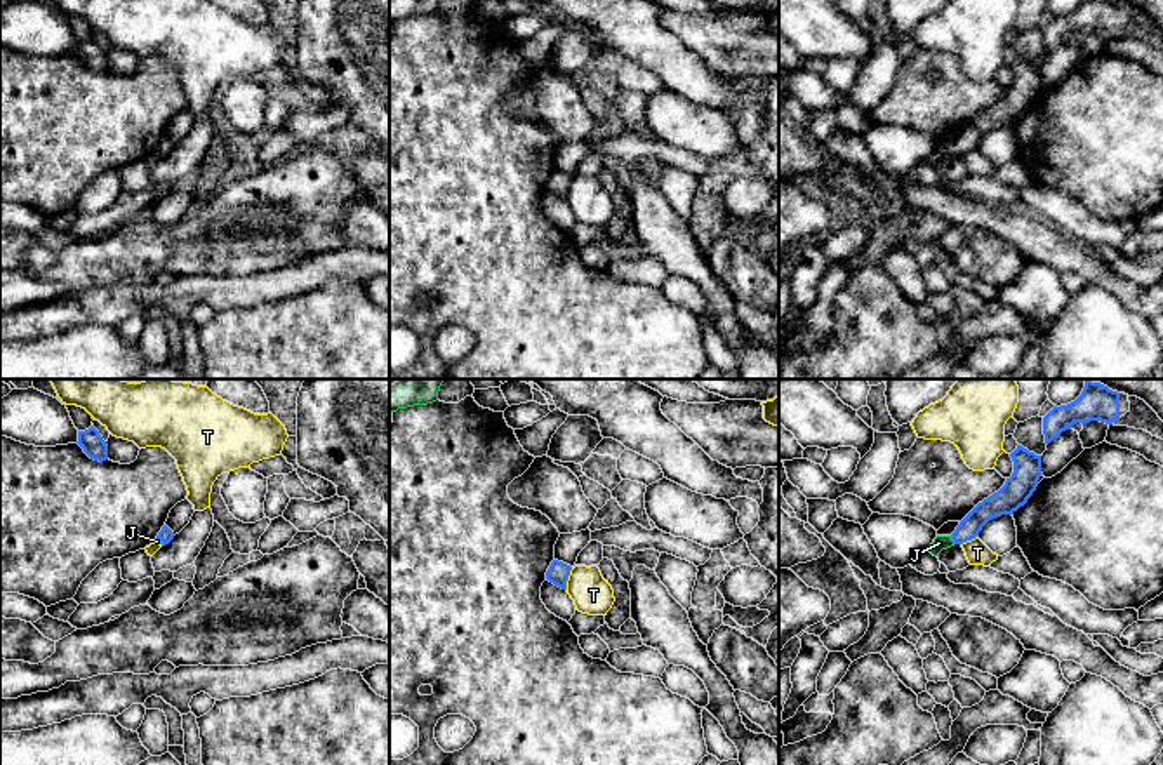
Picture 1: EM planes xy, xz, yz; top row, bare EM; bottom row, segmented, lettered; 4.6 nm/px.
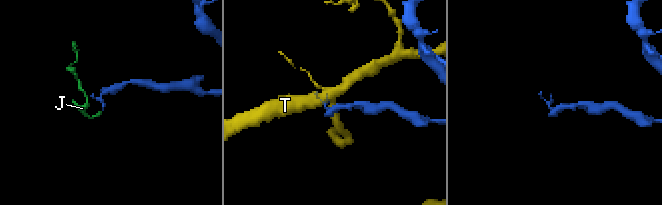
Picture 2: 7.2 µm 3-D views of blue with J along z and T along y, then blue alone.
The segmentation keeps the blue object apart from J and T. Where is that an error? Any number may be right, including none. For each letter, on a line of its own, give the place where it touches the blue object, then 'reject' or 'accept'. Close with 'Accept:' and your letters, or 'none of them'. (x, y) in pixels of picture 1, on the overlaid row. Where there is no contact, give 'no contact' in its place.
J: contact yz (953, 539); accept
T: contact xz (567, 578); reject
Accept: J

